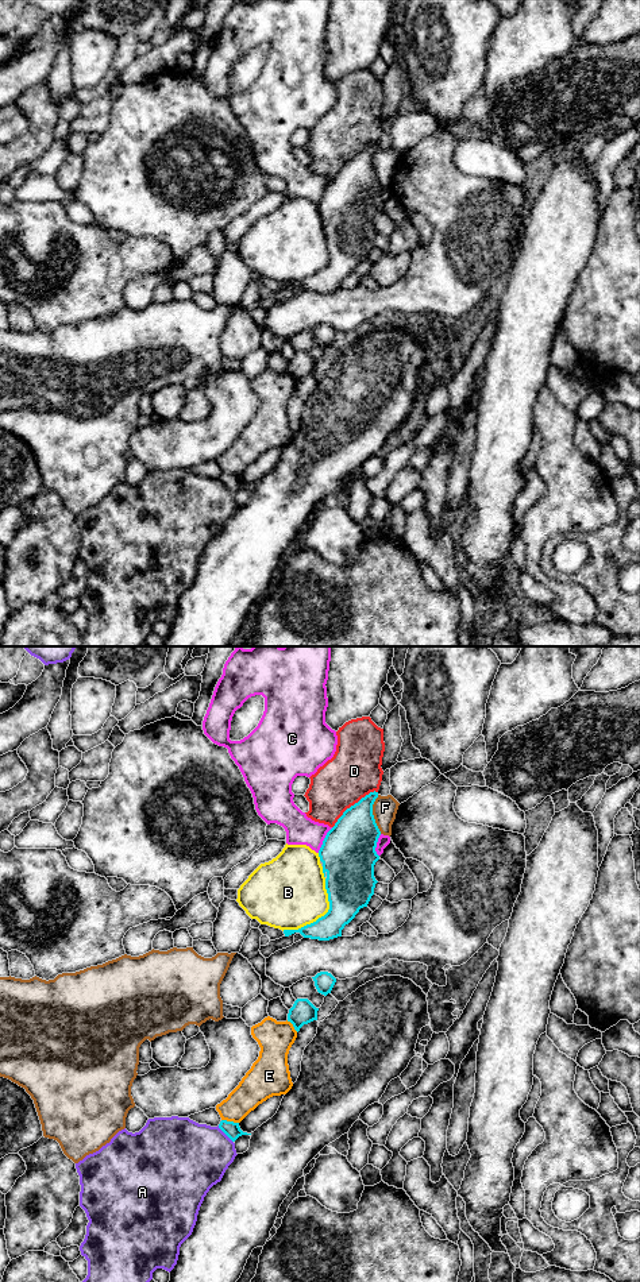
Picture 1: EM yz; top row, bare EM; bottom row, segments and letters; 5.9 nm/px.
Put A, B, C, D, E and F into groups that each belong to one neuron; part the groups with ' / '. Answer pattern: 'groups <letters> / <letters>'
groups A / B / C / D / E / F

